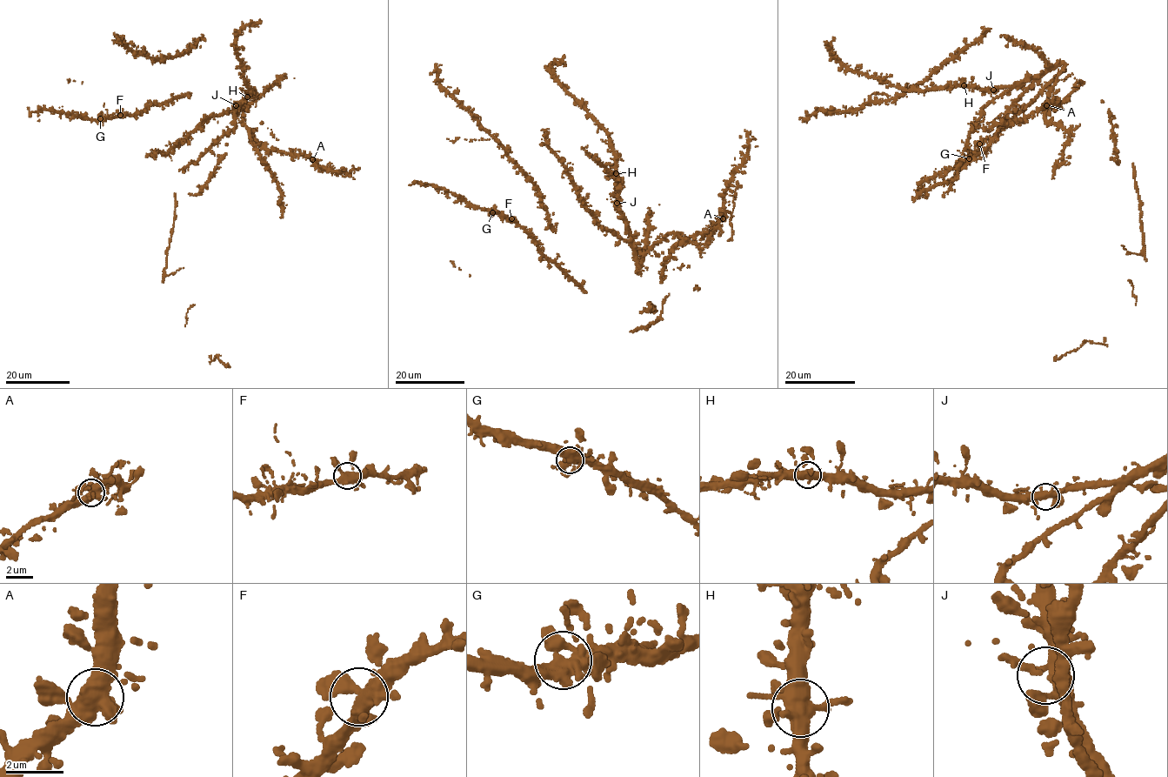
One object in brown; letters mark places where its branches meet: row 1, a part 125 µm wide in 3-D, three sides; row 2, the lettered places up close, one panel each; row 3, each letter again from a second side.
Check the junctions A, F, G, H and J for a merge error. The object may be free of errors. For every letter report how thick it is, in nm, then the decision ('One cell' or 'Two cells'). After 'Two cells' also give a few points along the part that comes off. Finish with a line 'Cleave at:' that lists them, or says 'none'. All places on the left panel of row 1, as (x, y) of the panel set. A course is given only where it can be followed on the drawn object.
A: Thickness 460 nm. One cell
F: Thickness 440 nm. One cell
G: Thickness 400 nm. One cell
H: Thickness 500 nm. One cell
J: Thickness 360 nm. One cell
Cleave at: none

